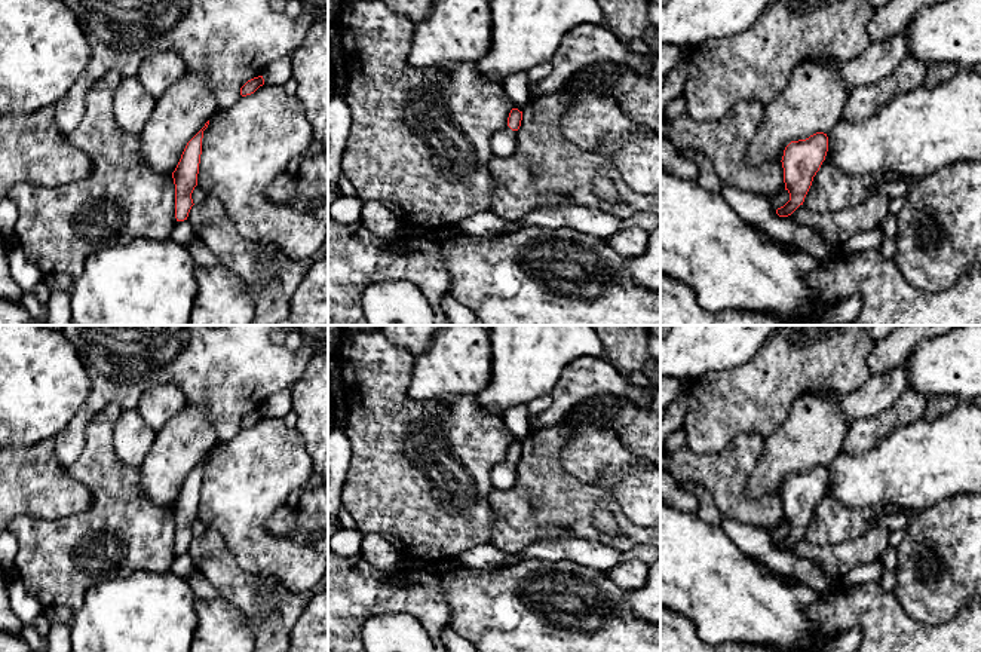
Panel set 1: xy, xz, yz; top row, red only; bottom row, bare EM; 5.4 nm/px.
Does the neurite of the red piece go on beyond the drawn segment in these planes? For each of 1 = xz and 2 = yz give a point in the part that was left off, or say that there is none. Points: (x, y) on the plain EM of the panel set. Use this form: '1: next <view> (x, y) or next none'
1: next xz (503, 476)
2: next none

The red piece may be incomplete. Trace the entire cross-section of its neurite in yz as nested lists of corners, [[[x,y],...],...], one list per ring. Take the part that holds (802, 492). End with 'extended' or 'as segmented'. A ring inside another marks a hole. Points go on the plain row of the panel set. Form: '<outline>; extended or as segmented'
[[[816,465],[806,472],[791,474],[782,489],[785,523],[790,533],[776,542],[779,550],[791,548],[800,538],[812,518],[828,484],[828,469]]]; as segmented

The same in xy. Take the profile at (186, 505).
[[[209,453],[205,459],[187,475],[181,492],[172,505],[175,517],[175,551],[184,554],[191,542],[193,532],[191,526],[197,518],[199,496],[202,487],[202,471],[203,463],[208,460]]]; as segmented

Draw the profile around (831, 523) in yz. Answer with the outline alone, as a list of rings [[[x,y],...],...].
[[[825,490],[813,509],[803,538],[815,545],[837,545],[862,536],[867,530],[879,527],[876,517],[880,514],[904,512],[892,505],[849,508],[836,501]]]

